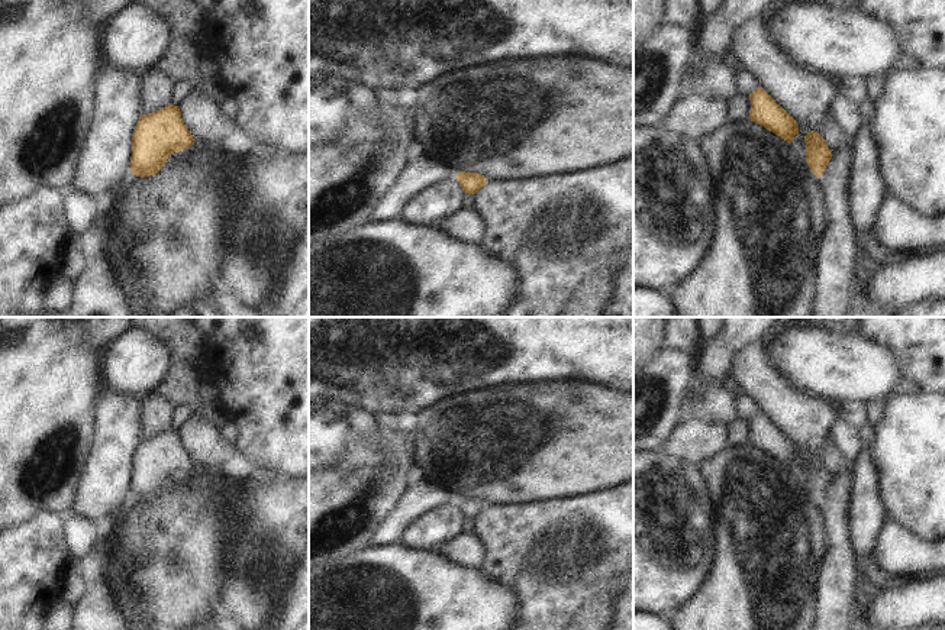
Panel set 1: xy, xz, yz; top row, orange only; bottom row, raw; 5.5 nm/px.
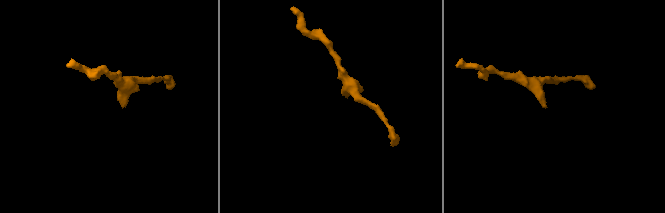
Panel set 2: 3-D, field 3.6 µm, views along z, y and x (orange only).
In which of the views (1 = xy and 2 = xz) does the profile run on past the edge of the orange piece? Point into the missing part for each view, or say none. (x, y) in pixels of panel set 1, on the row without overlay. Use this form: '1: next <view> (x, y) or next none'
1: next none
2: next none

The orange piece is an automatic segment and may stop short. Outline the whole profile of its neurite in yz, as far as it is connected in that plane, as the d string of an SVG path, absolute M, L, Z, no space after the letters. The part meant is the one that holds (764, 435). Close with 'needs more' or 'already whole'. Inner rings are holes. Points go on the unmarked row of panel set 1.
M758 411L749 419L751 446L764 450L788 468L799 458L797 446L762 413Z; already whole

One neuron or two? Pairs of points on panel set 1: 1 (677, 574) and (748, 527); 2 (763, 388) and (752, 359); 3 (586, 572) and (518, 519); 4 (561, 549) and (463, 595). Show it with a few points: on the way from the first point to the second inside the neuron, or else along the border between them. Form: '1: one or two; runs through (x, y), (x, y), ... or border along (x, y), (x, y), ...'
1: two; border along (718, 517), (713, 562), (708, 575), (700, 582)
2: one; runs through (761, 381), (752, 371), (752, 367)
3: one; runs through (568, 555), (552, 553), (535, 536)
4: two; border along (479, 569), (508, 587), (515, 594), (518, 604)

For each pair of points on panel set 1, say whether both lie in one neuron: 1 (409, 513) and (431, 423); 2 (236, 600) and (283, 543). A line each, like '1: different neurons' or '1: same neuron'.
1: different neurons
2: same neuron

